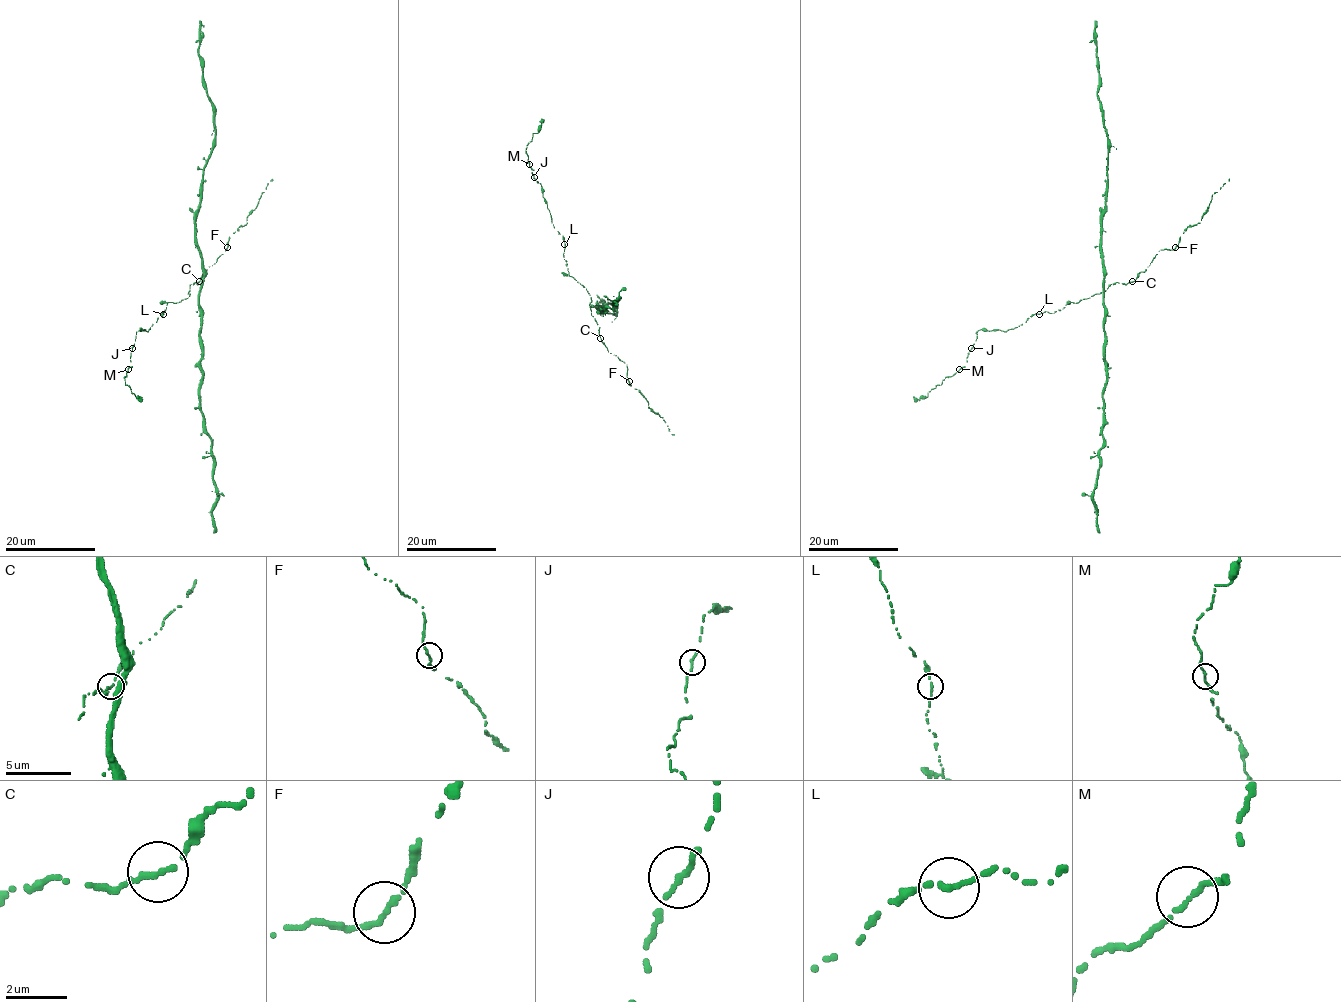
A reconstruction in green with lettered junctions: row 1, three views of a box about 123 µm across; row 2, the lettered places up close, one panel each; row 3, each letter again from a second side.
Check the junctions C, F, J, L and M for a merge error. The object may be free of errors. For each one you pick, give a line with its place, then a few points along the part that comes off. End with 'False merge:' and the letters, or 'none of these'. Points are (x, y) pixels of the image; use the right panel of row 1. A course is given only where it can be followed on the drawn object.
False merge: none of these

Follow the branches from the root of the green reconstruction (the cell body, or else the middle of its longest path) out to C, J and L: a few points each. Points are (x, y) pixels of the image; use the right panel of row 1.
C: (1104, 294), (1111, 284), (1132, 281)
J: (1104, 294), (1070, 302), (1053, 313), (1032, 314), (1014, 329), (979, 330), (971, 348)
L: (1104, 294), (1105, 291), (1077, 303), (1070, 302), (1053, 313), (1039, 314)

